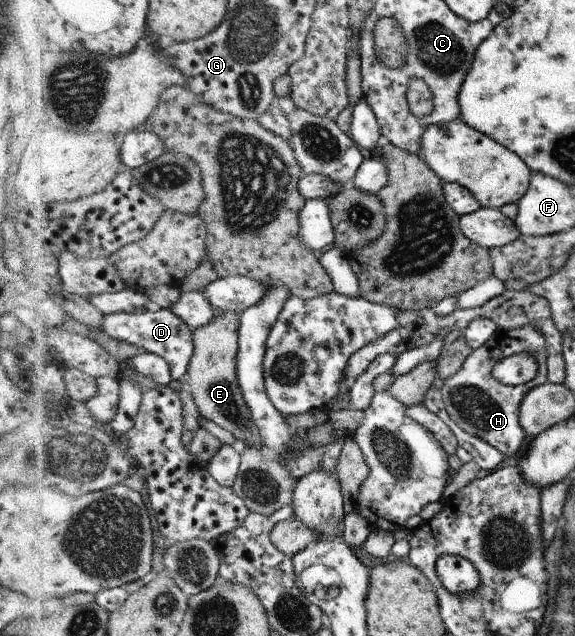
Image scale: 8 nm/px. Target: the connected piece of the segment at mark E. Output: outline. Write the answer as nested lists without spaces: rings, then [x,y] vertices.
[[[225,311],[211,323],[194,332],[196,352],[190,366],[187,388],[196,399],[200,413],[207,419],[233,432],[240,446],[262,444],[262,433],[252,418],[251,410],[238,382],[238,353],[242,314],[239,311]]]

